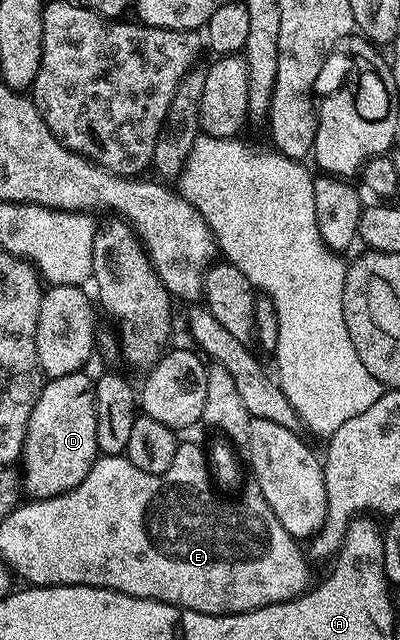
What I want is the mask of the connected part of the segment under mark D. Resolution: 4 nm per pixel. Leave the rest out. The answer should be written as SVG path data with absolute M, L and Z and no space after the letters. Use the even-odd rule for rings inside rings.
M85 371L67 376L55 376L41 385L38 400L26 423L26 437L22 443L20 488L30 500L47 500L72 491L88 474L100 453L96 446L96 410L94 409L94 385Z

